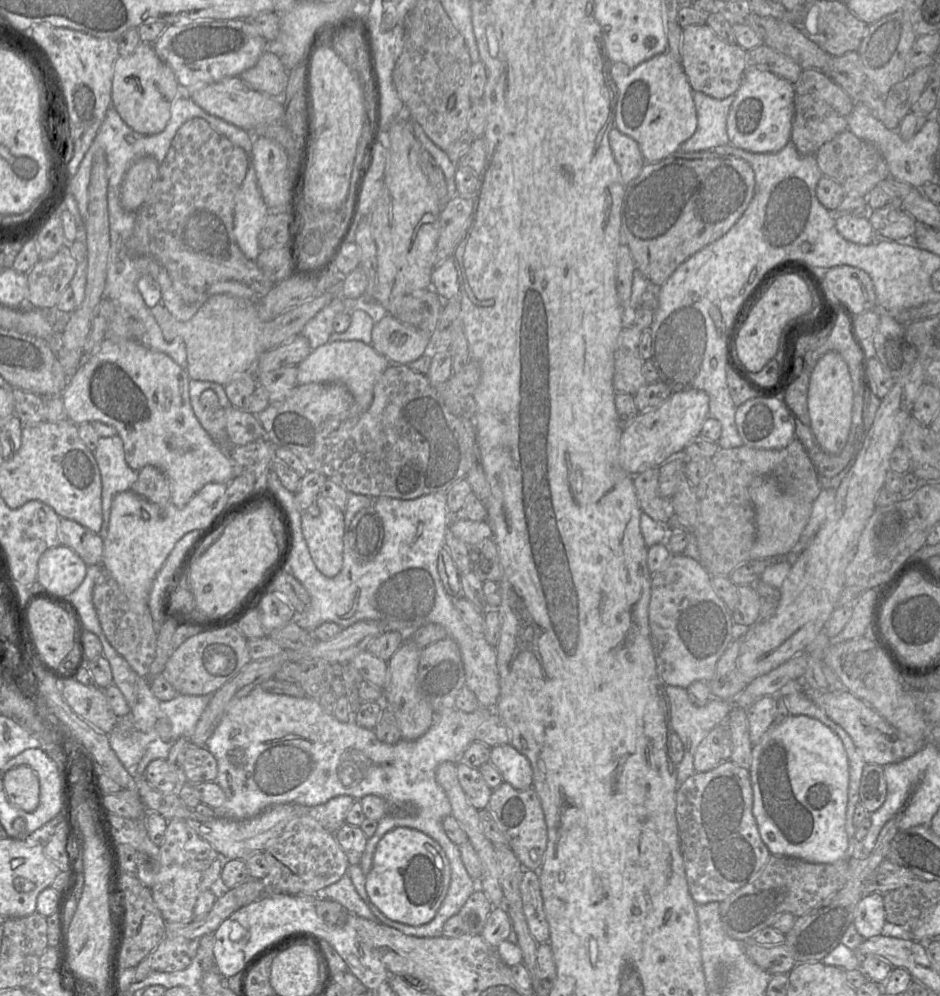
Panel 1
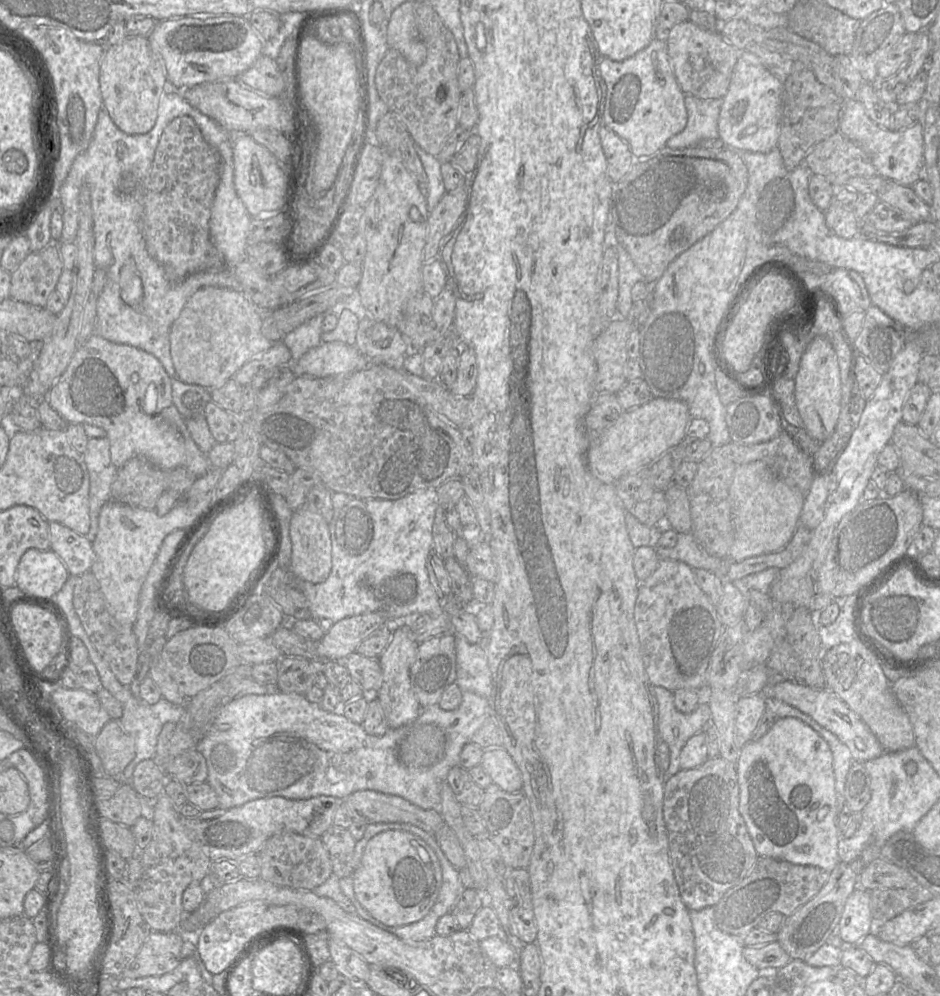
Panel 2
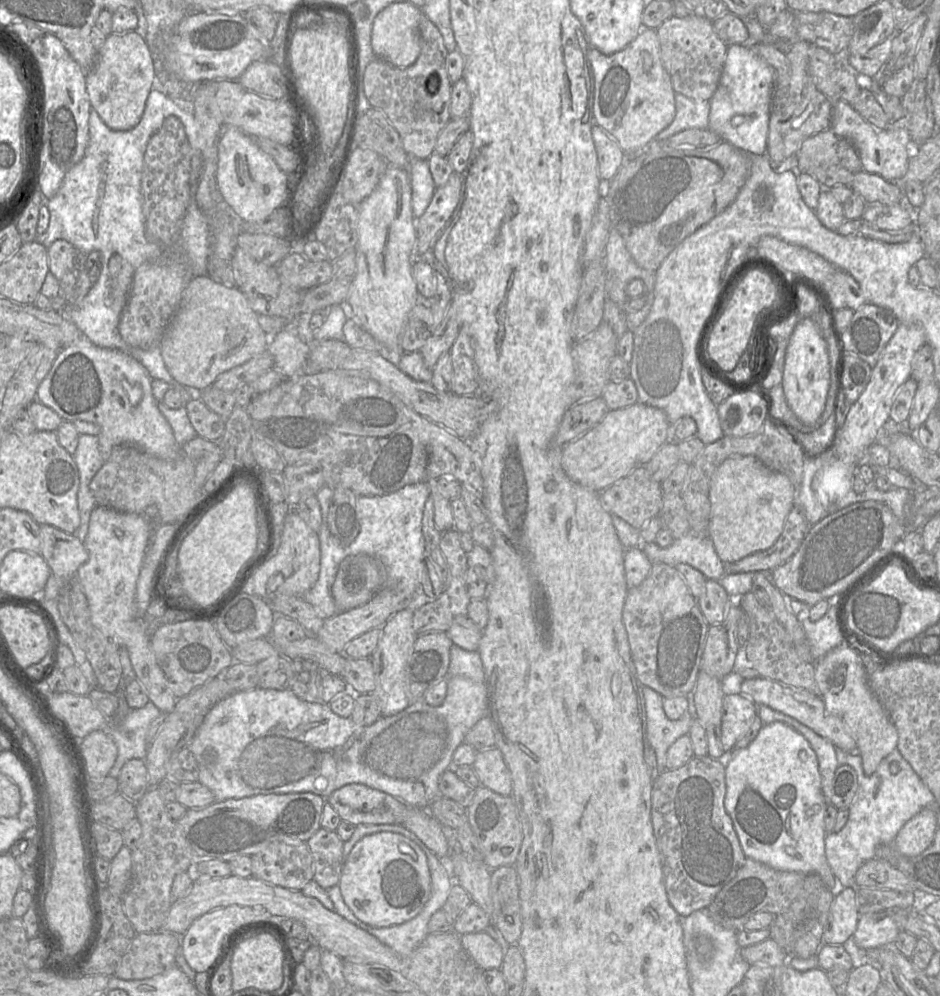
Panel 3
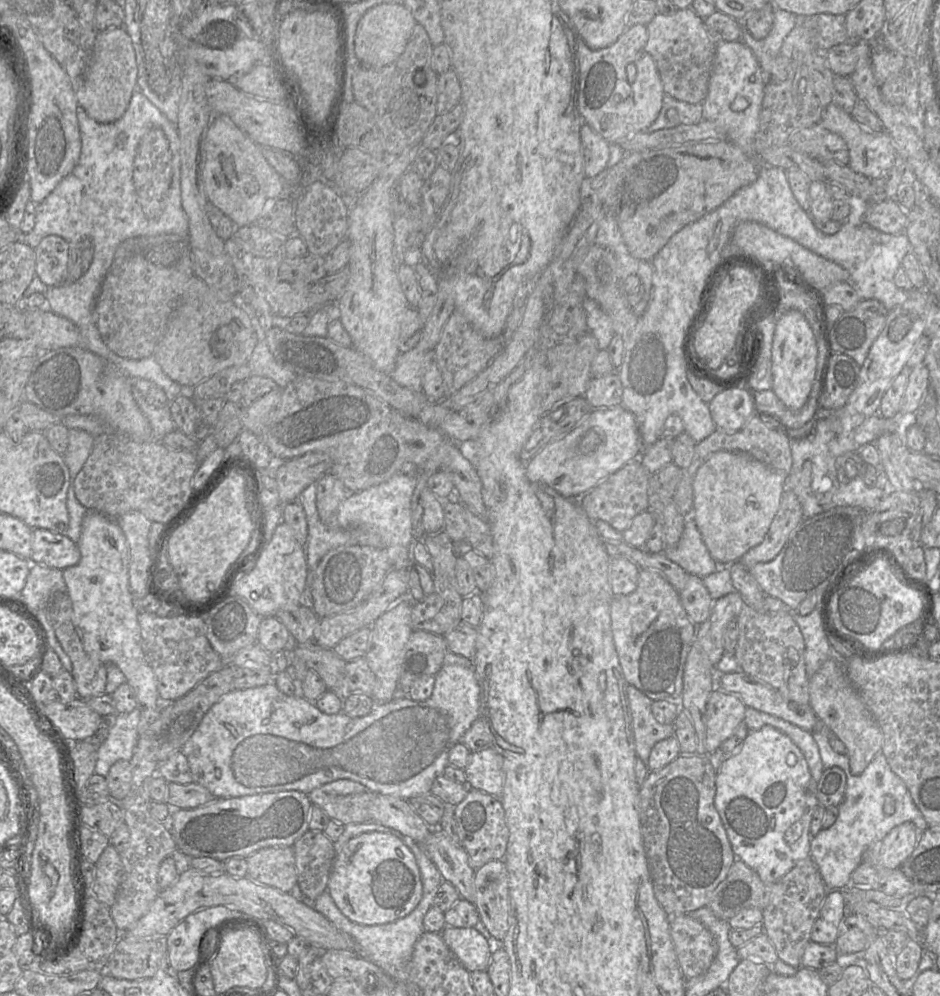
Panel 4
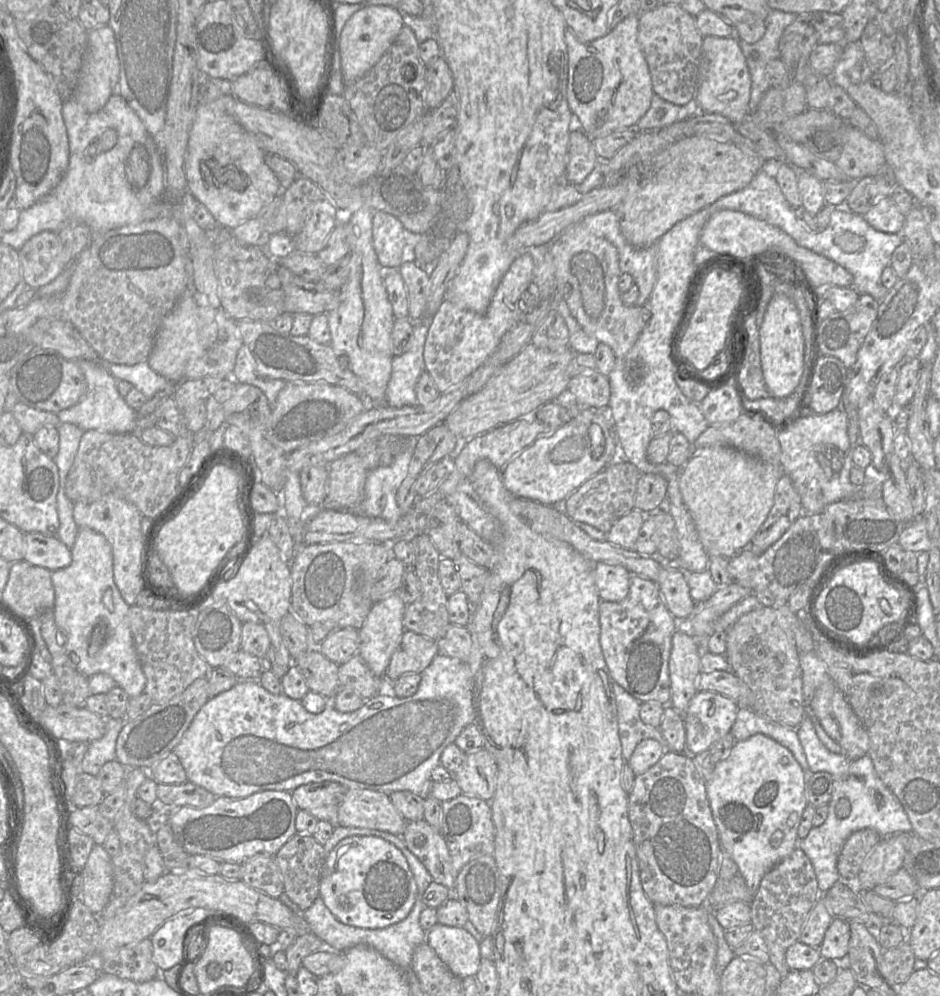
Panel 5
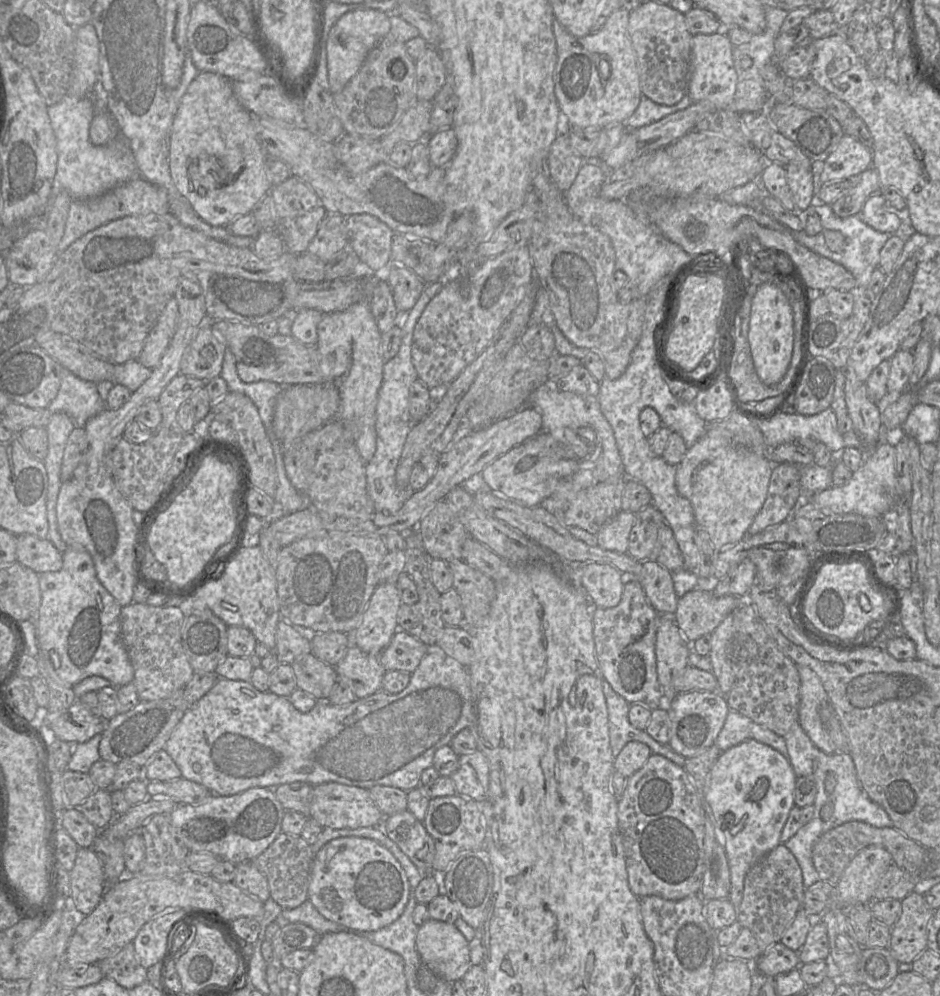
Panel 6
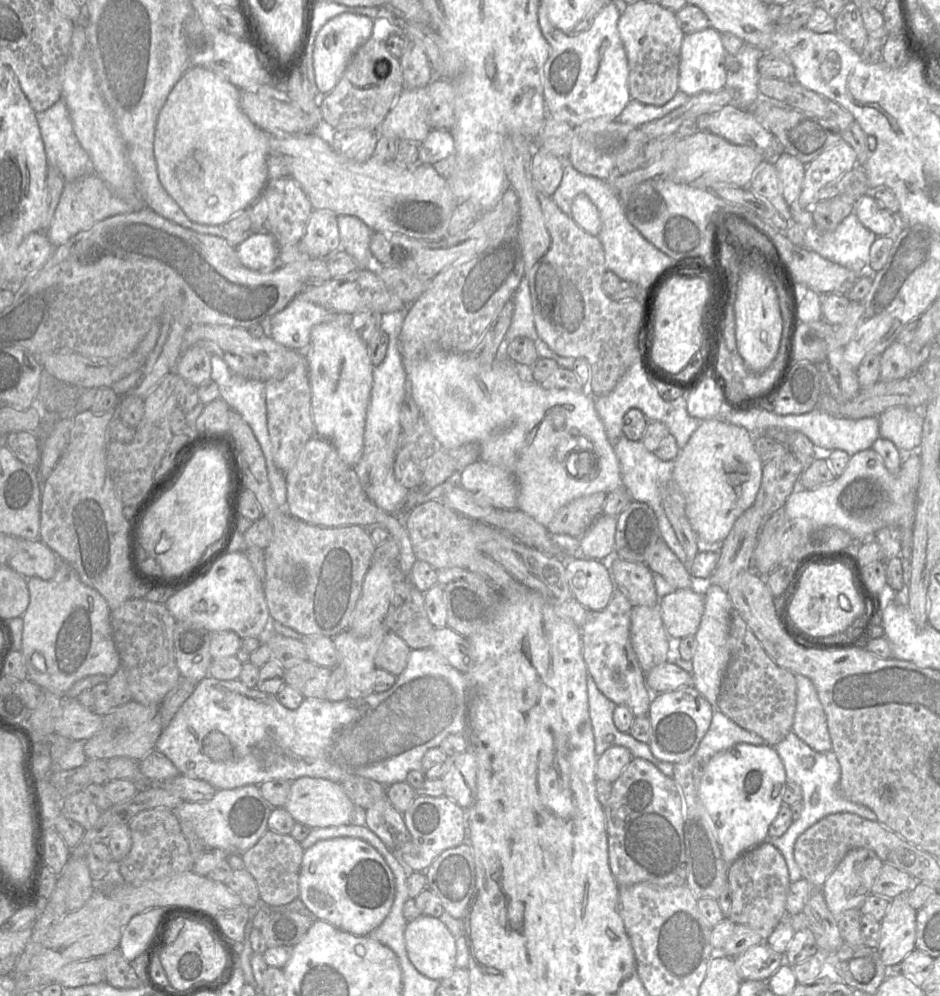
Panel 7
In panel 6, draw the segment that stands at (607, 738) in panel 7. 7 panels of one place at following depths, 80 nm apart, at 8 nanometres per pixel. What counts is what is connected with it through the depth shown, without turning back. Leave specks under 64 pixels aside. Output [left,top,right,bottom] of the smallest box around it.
[603,682,687,766]

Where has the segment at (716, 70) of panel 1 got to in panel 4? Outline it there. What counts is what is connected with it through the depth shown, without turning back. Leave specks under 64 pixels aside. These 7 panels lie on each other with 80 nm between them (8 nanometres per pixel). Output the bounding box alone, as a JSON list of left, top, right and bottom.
[646,8,717,103]

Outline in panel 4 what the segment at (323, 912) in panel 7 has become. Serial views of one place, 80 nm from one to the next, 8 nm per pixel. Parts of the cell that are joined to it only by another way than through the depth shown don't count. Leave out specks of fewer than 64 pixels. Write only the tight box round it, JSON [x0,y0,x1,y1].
[326,832,423,926]

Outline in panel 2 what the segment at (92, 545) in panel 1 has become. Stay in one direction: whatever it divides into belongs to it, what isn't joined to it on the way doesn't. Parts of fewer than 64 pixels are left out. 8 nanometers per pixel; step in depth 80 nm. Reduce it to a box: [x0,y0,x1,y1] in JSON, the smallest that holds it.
[49,522,95,576]

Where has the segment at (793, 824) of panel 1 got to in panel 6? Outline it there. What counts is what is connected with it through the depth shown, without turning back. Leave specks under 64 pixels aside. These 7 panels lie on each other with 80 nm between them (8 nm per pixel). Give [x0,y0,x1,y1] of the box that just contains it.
[703,740,797,907]

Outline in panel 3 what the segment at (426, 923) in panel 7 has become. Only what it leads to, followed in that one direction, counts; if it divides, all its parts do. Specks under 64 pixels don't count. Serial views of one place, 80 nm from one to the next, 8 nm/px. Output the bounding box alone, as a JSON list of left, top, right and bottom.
[460,932,504,970]

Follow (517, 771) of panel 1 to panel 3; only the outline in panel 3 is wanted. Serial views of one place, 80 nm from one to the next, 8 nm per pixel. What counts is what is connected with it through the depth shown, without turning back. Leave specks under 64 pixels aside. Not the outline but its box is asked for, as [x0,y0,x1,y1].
[472,748,511,796]

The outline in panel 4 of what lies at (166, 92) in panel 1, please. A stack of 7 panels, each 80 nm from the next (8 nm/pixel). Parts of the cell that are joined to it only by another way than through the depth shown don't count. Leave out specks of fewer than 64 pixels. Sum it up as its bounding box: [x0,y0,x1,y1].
[76,27,138,123]

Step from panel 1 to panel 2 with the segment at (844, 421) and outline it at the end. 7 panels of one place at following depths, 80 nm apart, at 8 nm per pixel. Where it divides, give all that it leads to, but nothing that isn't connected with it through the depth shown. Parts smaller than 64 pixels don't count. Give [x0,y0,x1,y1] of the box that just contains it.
[794,337,842,442]

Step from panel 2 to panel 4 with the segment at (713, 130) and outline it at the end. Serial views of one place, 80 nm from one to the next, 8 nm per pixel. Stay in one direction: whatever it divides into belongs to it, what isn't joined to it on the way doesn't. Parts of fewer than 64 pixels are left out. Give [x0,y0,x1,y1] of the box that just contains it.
[646,93,703,131]

